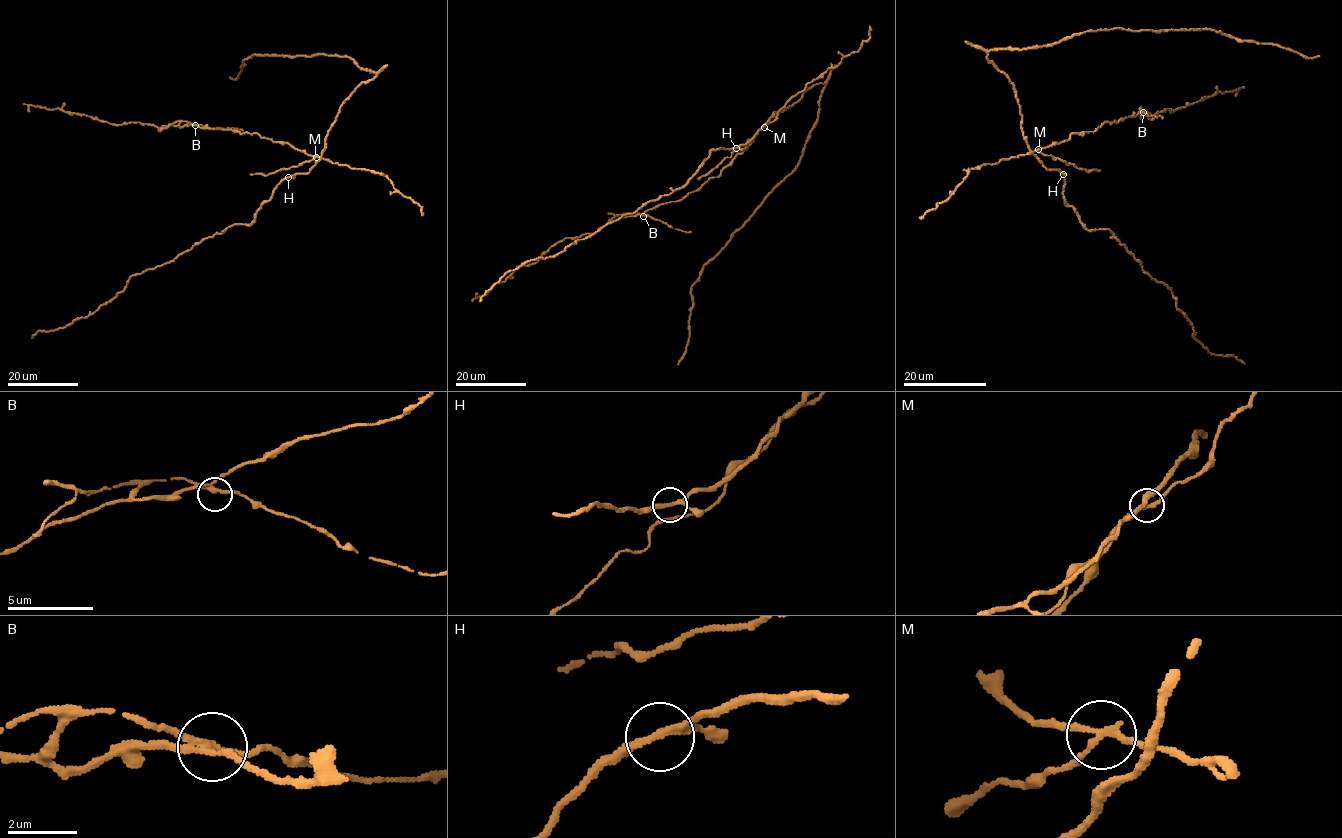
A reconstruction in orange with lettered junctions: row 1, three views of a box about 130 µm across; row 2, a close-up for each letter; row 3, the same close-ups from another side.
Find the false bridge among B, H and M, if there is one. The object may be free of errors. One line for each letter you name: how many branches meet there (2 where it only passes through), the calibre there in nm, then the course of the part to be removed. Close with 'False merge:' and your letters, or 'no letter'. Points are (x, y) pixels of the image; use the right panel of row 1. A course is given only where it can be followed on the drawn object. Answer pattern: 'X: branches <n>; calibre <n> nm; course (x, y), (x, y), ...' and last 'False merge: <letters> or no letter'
M: branches 3; calibre 180 nm; course (1038, 149), (1086, 171), (1100, 170)
False merge: M

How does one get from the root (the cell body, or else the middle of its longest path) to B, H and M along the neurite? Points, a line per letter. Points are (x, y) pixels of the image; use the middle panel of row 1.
B: (773, 114), (753, 141), (717, 177), (710, 178), (681, 200), (659, 204), (646, 210), (643, 216)
H: (773, 114), (752, 138), (736, 148)
M: (773, 114), (764, 127)

